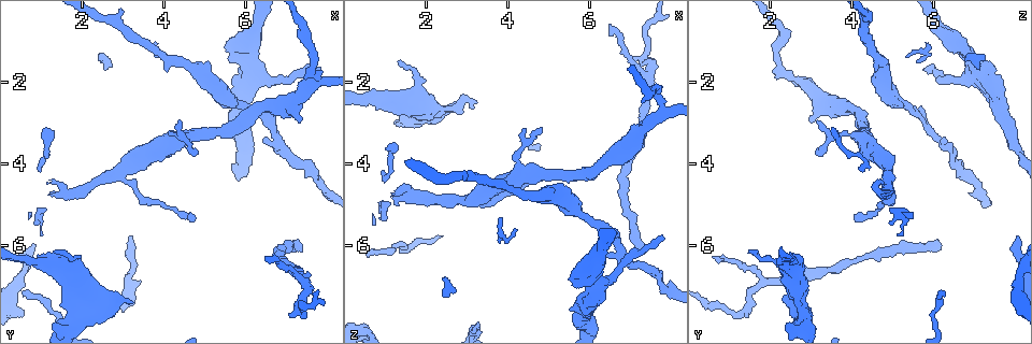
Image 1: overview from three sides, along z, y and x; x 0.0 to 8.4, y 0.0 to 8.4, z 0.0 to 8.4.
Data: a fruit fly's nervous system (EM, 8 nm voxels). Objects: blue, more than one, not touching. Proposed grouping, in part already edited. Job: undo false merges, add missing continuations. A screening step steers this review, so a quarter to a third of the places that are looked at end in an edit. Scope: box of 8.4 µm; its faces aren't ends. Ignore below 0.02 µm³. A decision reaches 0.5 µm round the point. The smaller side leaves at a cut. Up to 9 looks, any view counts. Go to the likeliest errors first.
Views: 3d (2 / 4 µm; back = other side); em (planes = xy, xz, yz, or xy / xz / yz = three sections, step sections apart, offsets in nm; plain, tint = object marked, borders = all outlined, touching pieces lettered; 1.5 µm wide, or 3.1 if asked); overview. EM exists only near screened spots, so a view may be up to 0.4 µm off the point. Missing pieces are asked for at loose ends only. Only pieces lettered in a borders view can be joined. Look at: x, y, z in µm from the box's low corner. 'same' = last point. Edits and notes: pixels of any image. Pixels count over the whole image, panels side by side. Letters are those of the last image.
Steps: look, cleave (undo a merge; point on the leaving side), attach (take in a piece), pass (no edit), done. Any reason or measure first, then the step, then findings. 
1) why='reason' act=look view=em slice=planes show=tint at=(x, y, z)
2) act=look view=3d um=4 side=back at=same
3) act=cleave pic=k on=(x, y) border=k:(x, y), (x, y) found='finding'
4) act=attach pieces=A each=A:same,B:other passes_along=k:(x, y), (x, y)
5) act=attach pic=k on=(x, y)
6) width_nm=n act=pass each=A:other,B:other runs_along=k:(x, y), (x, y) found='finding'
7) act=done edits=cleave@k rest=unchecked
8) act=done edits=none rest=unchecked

why='abrupt turn' act=look view=3d um=4 at=(7.30, 7.60, 1.40)

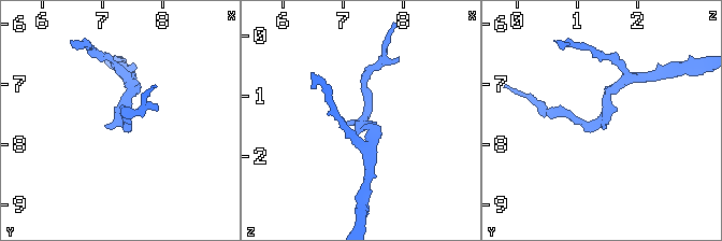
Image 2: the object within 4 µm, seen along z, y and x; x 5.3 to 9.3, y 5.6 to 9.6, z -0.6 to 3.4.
act=look view=em slice=yz step=4 show=plain at=(7.40, 7.60, 1.40)

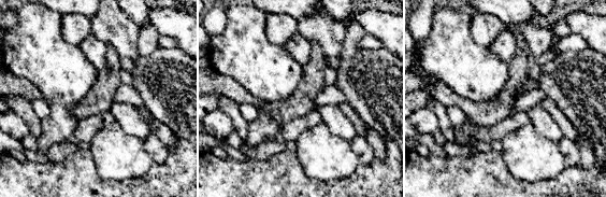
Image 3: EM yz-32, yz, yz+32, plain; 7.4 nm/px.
why='see the neighbours' act=look view=em slice=yz step=4 show=borders at=same

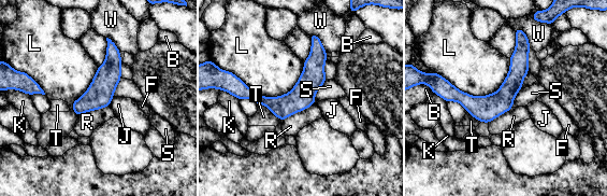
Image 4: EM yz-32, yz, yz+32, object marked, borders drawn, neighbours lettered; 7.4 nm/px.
act=pass each=B:other,F:other,J:other,K:other,L:other,R:other,S:other,T:other,W:other border=4:(529, 68), (521, 87) found='one cell here'

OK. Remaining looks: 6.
act=look view=3d um=4 at=(5.65, 1.45, 6.95)

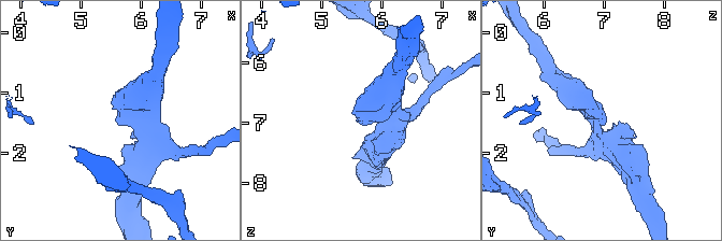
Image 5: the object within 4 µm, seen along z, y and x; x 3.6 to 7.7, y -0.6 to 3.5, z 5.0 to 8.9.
why='shape alone is not enough' act=look view=em slice=planes show=borders at=(5.65, 1.50, 6.95)

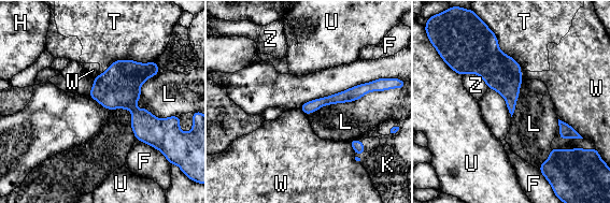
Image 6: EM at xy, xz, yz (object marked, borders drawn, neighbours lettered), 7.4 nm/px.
act=pass each=F:other,H:other,K:other,L:other,T:other,U:other,W:other,Z:other border=6:(157, 73), (140, 87), (136, 139) found='none of them fits'

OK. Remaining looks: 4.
why='thin end' act=look view=em slice=yz step=4 show=tint at=(1.30, 6.15, 1.55)

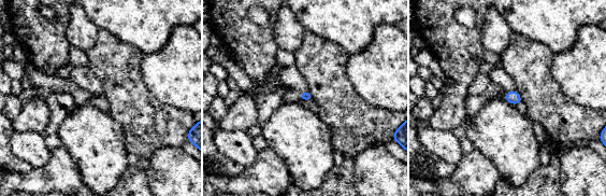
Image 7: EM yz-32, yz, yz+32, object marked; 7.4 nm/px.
act=look view=em slice=planes show=borders at=same

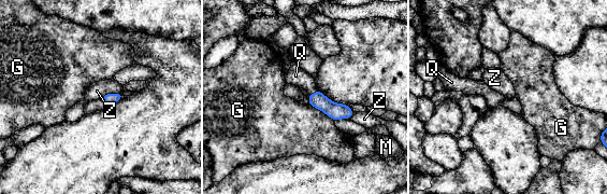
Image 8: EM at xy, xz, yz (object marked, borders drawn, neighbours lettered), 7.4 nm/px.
longest_contact=G:220nm act=attach pieces=Q each=G:other,M:other,Q:same,Z:other passes_along=8:(335, 111), (313, 94), (295, 75) found='it goes on there'

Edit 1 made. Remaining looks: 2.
act=done edits=attach@8 rest=unchecked

